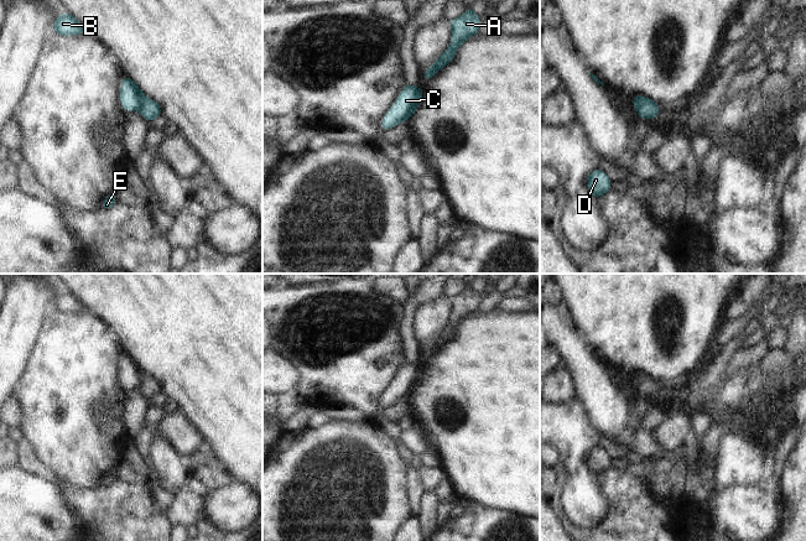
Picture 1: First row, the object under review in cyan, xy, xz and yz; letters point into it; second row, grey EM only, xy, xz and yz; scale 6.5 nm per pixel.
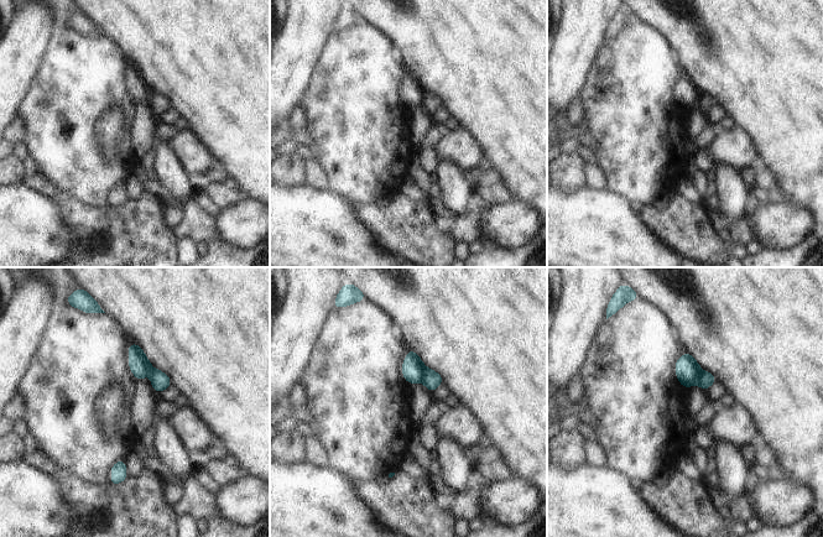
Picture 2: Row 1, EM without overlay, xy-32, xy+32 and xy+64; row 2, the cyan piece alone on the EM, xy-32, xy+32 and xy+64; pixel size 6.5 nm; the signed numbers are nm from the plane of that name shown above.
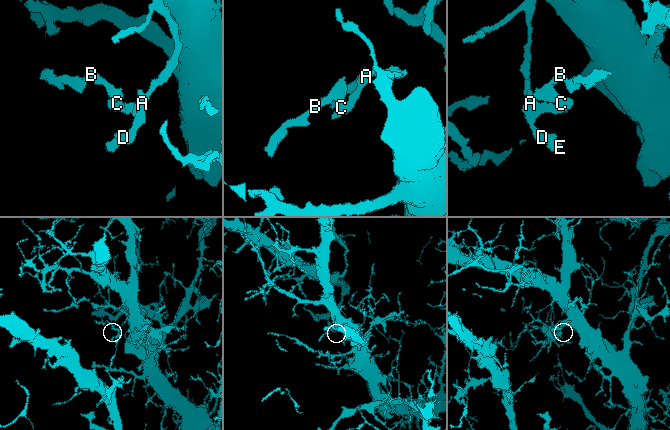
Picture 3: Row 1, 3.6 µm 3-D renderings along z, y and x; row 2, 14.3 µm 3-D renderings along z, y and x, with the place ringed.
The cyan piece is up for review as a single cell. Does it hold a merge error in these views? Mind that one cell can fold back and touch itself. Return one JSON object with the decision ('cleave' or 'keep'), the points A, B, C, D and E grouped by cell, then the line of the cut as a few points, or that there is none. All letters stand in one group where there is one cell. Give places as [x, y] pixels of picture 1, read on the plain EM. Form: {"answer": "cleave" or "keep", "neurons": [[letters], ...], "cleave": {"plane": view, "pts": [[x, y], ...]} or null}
{"answer": "cleave", "neurons": [["A", "D", "E"], ["B", "C"]], "cleave": {"plane": "xy", "pts": [[145, 374], [136, 385]]}}

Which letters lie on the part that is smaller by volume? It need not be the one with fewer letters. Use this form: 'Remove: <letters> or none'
Remove: B, C.

